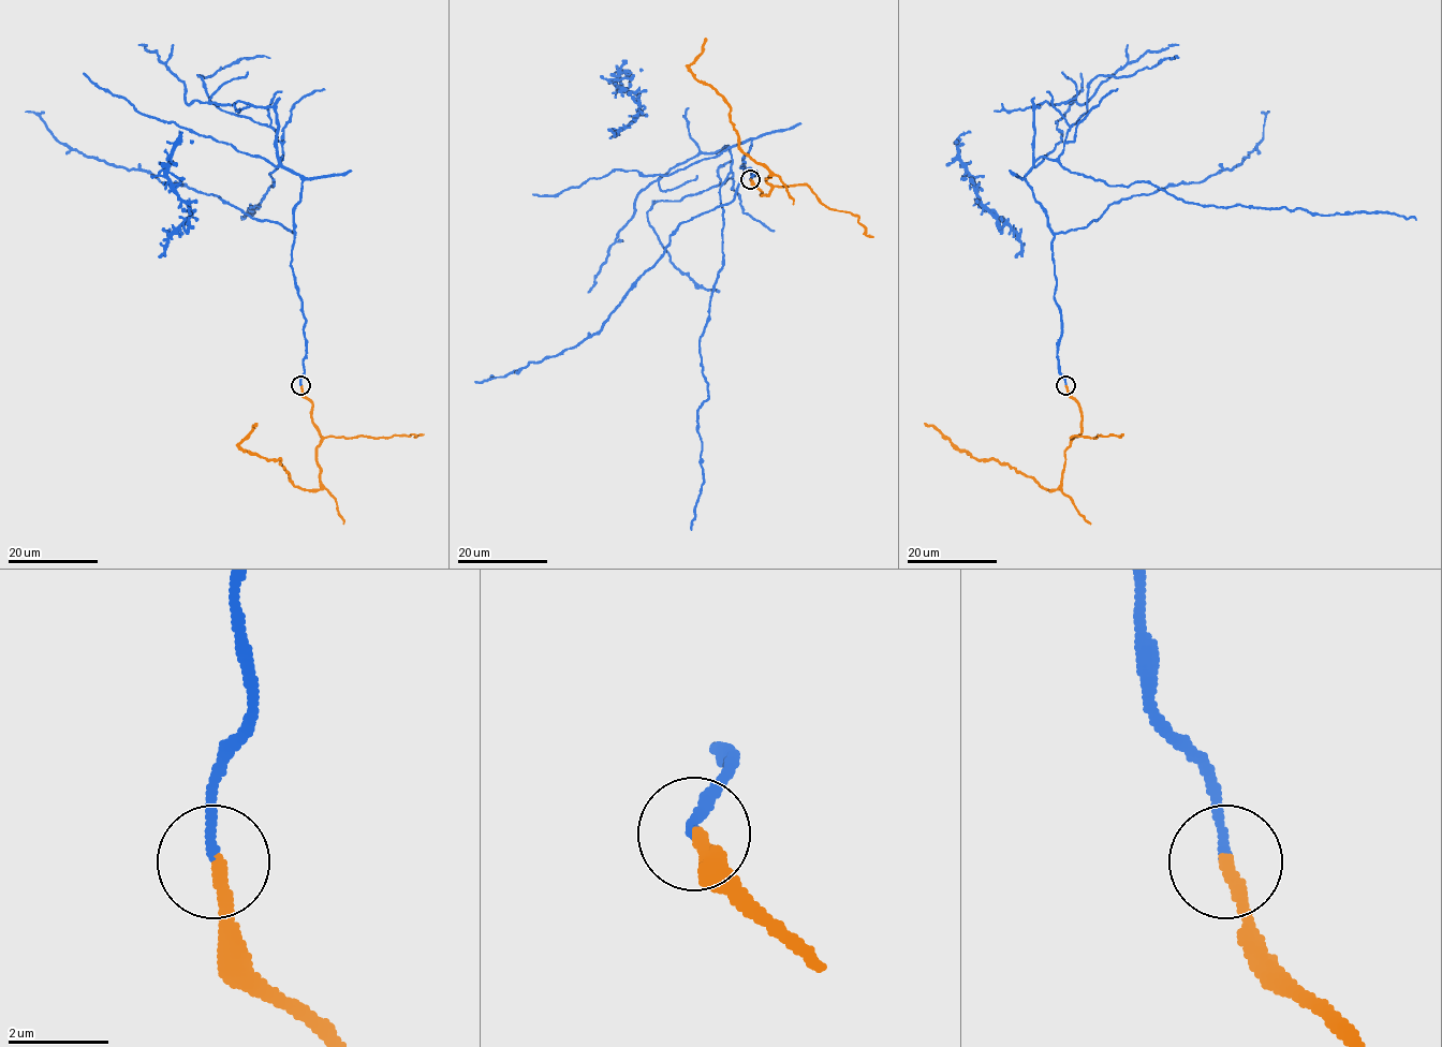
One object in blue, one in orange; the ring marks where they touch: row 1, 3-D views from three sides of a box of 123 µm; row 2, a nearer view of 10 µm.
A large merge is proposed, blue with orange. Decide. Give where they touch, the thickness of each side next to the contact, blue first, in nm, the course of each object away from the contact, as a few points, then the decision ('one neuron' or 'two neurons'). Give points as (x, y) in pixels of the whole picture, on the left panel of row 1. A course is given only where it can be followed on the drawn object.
(300, 385) | 180/240 nm | blue via (300, 386), (306, 318), (291, 265), (302, 180), (281, 157), (270, 173), (274, 186), (241, 220) | orange via (300, 386), (321, 439), (319, 489), (302, 490), (280, 459), (266, 459), (238, 445), (255, 423) | one neuron

